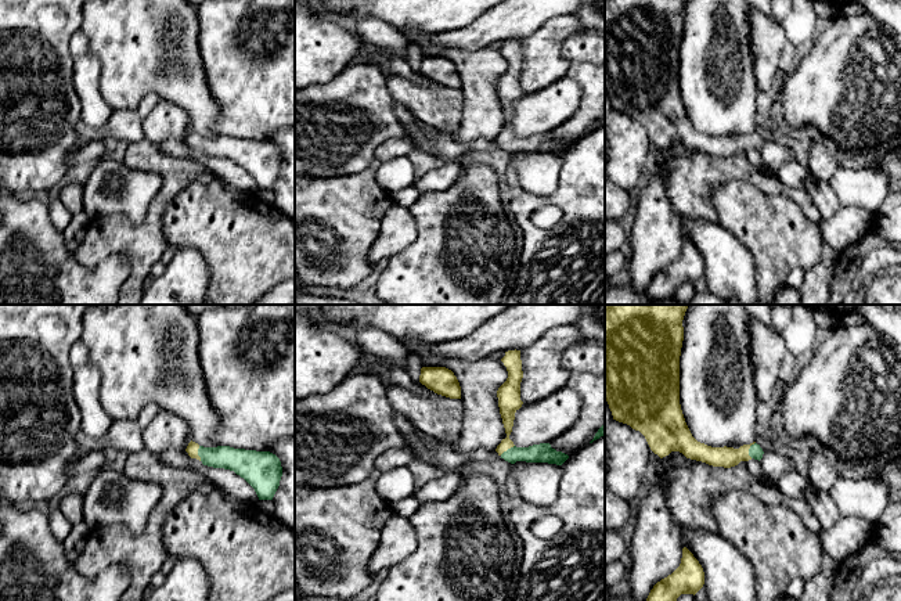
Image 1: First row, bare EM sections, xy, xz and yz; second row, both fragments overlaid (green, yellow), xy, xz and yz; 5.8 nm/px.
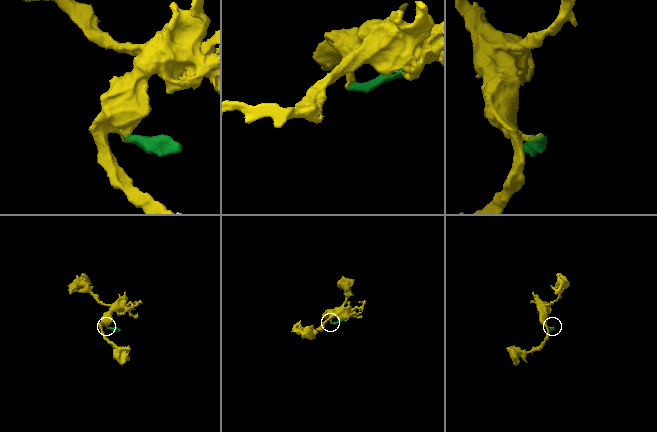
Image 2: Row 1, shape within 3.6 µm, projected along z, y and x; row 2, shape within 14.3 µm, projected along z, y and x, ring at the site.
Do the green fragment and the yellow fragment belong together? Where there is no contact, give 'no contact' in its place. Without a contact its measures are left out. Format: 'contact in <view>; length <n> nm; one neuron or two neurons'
contact in yz; length 100 nm; one neuron

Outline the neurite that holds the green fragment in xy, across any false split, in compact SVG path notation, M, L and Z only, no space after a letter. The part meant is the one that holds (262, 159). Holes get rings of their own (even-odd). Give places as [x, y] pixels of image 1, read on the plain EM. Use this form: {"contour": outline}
{"contour": "M192 130L185 141L203 155L234 161L255 179L259 190L273 190L280 176L282 166L281 151L270 141L230 136L203 137Z"}

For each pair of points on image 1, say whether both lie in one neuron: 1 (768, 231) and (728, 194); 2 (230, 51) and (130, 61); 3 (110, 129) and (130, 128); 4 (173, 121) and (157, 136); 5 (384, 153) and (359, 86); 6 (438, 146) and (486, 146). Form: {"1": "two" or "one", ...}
{"1": "one", "2": "two", "3": "one", "4": "one", "5": "two", "6": "one"}

